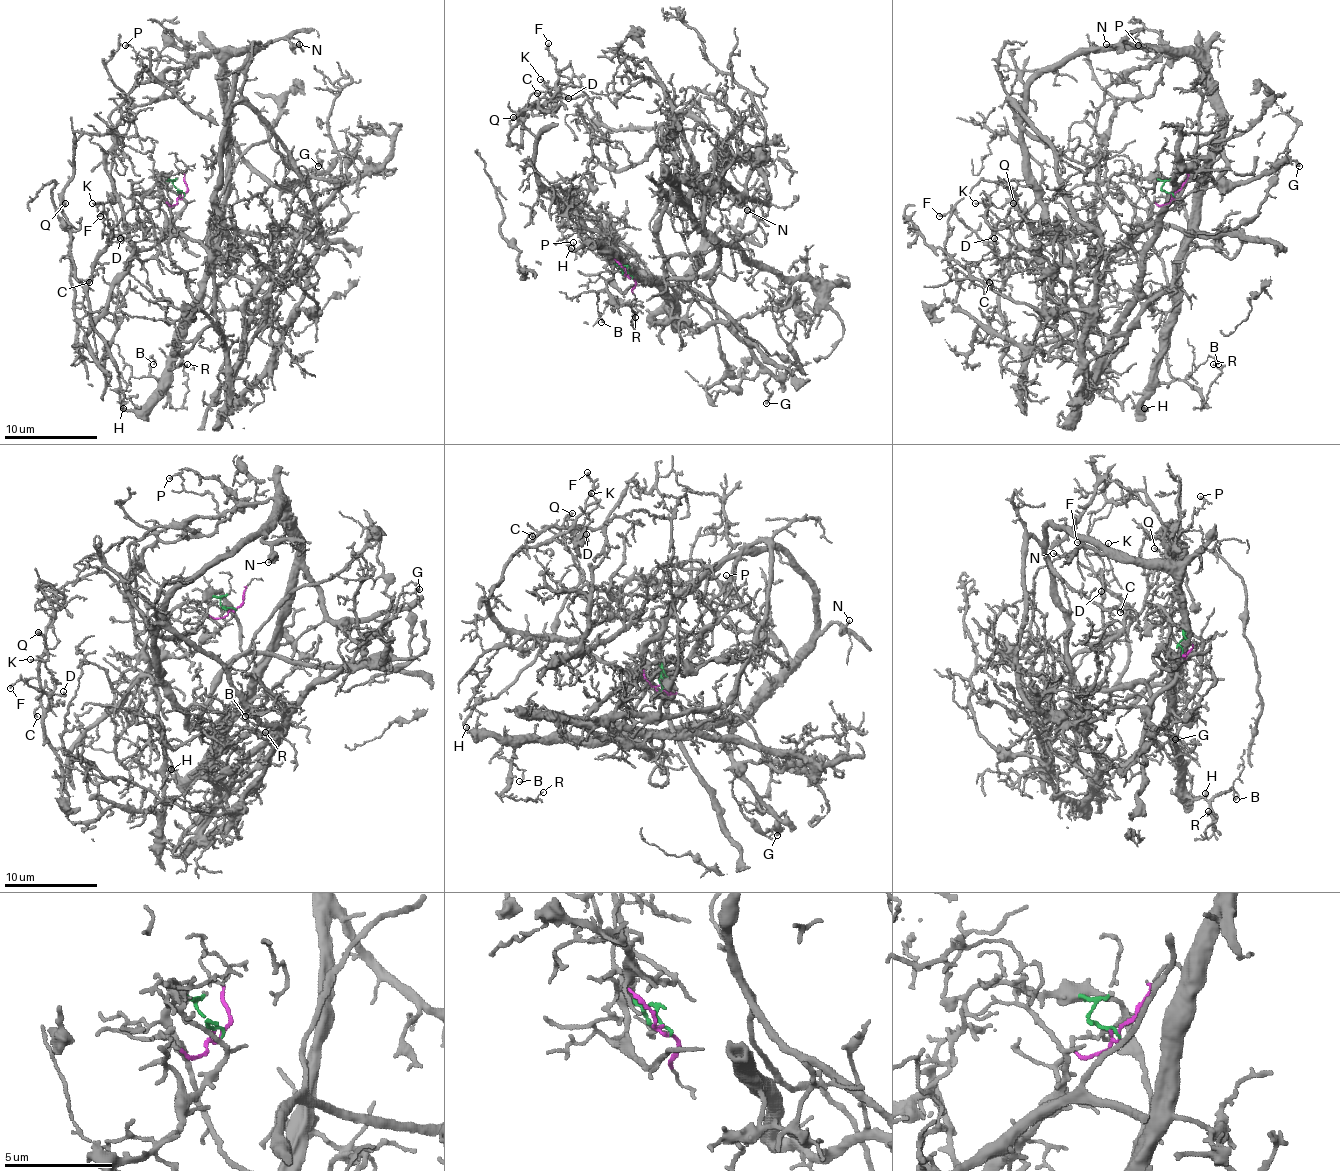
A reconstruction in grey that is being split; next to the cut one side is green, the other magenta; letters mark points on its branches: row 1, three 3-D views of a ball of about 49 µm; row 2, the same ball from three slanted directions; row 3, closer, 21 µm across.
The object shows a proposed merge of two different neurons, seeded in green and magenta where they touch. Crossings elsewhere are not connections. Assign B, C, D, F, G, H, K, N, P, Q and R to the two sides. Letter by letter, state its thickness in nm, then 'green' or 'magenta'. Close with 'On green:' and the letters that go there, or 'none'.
B: calibre 120 nm; green
C: calibre 160 nm; magenta
D: calibre 160 nm; magenta
F: calibre 180 nm; magenta
G: calibre 240 nm; green
H: calibre 240 nm; green
K: calibre 140 nm; magenta
N: calibre 140 nm; green
P: calibre 130 nm; green
Q: calibre 180 nm; magenta
R: calibre 70 nm; green
On green: B, G, H, N, P, R

